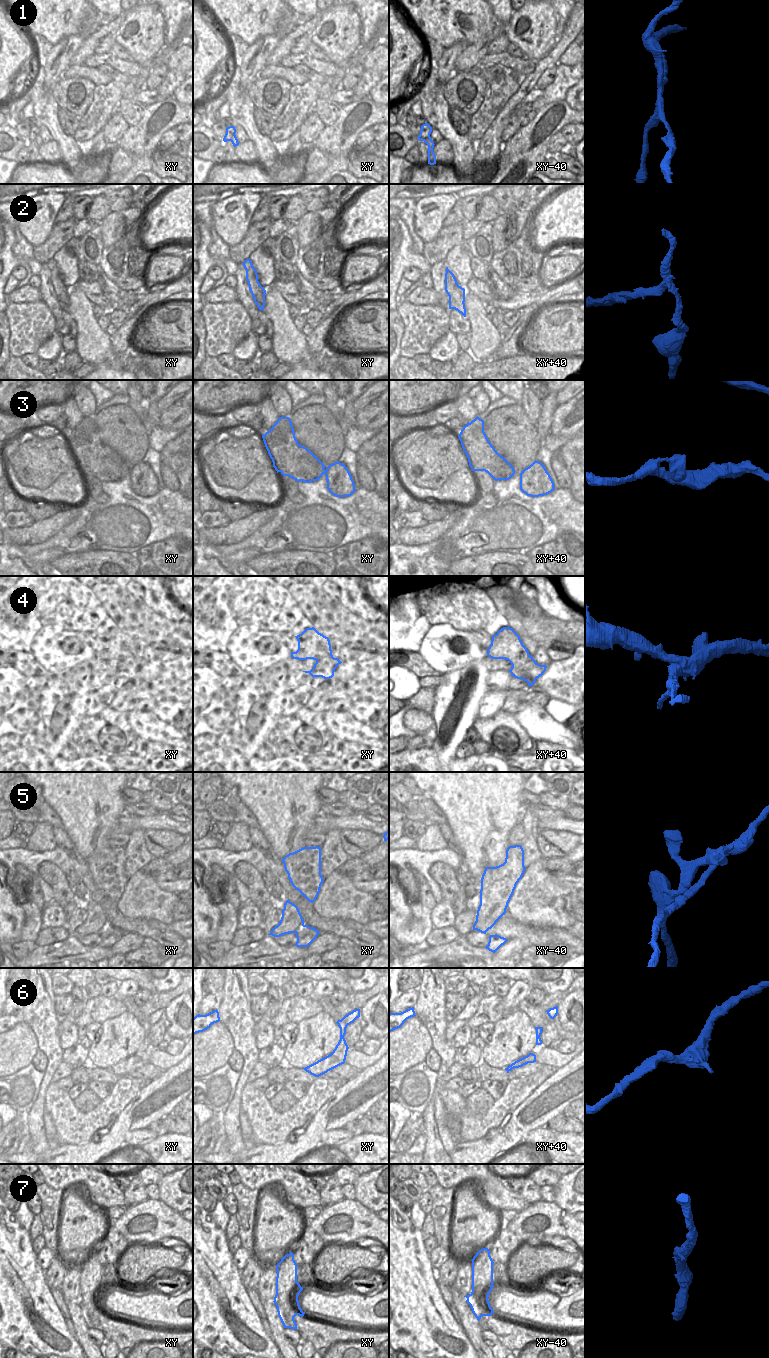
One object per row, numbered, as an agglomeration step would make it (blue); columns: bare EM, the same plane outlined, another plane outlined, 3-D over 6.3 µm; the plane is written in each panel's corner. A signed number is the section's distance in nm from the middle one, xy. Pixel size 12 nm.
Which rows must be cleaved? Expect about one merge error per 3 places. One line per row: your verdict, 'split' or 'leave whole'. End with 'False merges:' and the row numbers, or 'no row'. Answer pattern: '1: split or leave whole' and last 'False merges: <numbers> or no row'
1: split
2: leave whole
3: leave whole
4: split
5: split
6: leave whole
7: leave whole
False merges: 1, 4, 5

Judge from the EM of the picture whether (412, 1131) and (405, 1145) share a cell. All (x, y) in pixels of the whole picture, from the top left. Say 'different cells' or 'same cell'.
same cell

